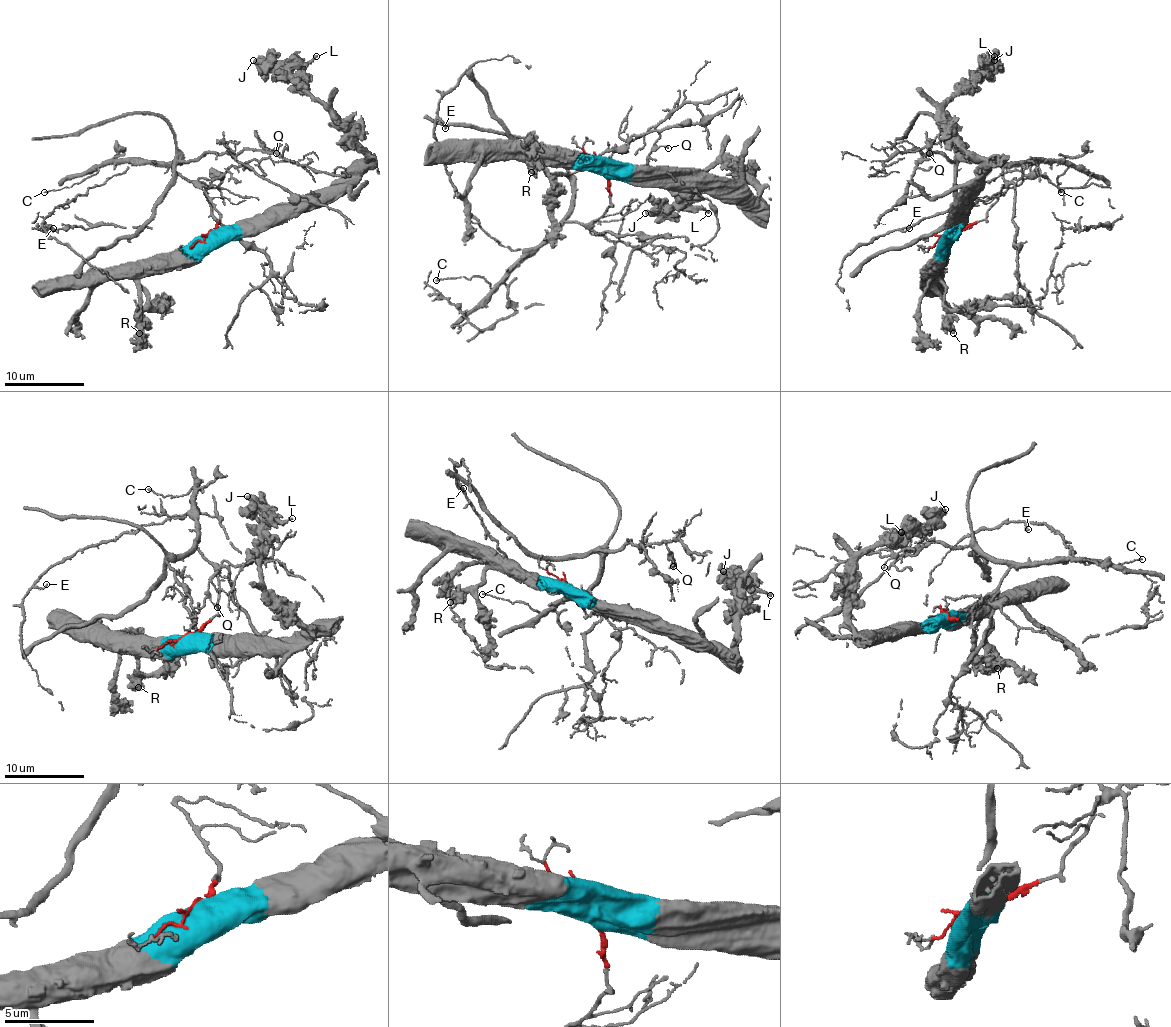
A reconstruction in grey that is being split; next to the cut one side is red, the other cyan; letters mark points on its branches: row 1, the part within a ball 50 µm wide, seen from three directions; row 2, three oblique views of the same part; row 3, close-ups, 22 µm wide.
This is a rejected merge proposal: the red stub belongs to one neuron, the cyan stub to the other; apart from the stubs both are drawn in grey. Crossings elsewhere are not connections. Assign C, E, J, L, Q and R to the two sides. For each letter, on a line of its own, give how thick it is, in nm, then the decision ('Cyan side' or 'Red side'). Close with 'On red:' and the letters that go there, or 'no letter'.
C: Thickness 120 nm. Red side
E: Thickness 130 nm. Red side
J: Thickness 550 nm. Cyan side
L: Thickness 240 nm. Cyan side
Q: Thickness 110 nm. Red side
R: Thickness 500 nm. Cyan side
On red: C, E, Q

